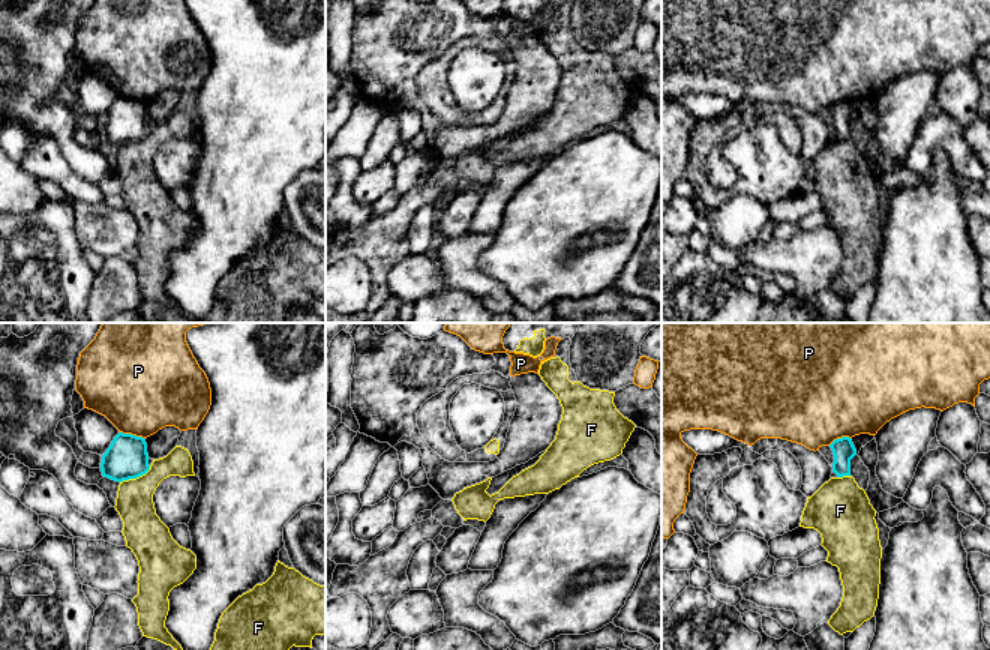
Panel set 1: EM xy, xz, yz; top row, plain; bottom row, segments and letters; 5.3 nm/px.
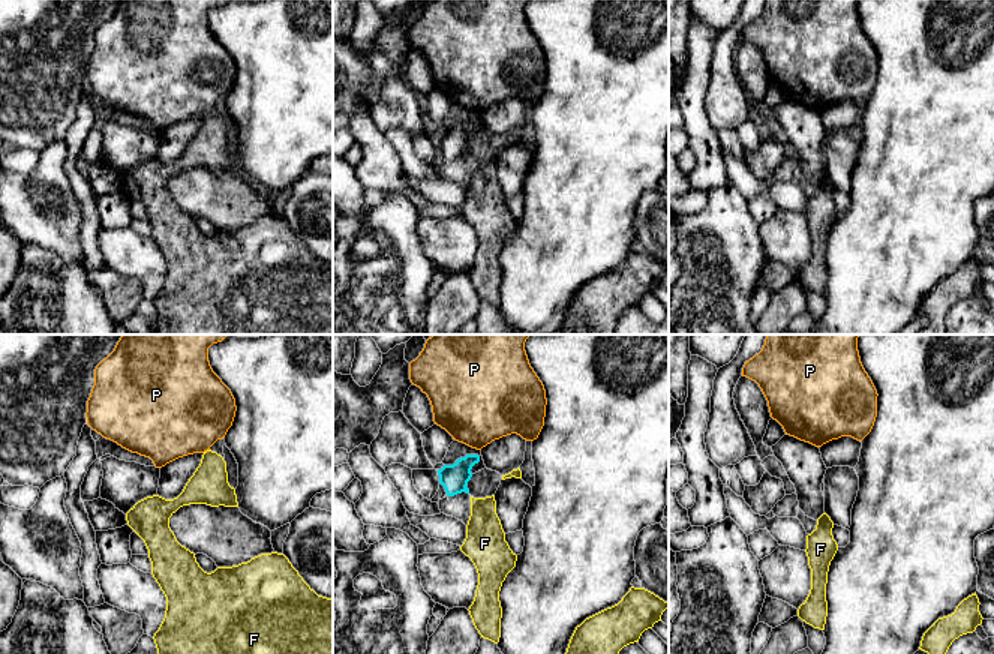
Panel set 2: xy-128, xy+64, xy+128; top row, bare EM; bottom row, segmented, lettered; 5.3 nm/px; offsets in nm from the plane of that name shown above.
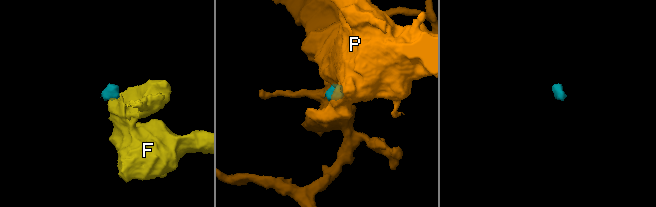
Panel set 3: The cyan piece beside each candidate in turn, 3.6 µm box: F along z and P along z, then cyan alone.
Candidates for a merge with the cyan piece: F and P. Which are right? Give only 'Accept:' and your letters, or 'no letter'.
Accept: no letter

